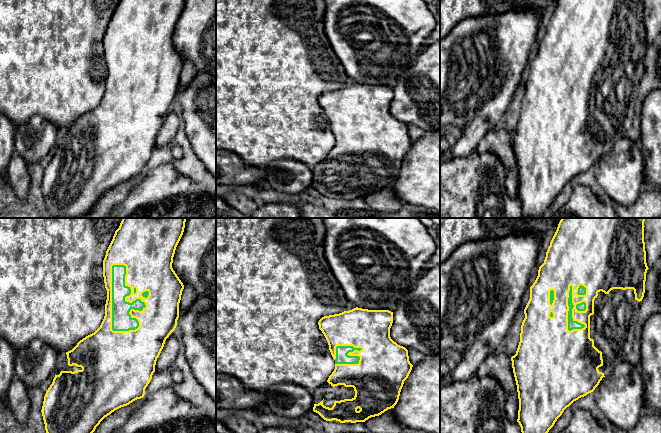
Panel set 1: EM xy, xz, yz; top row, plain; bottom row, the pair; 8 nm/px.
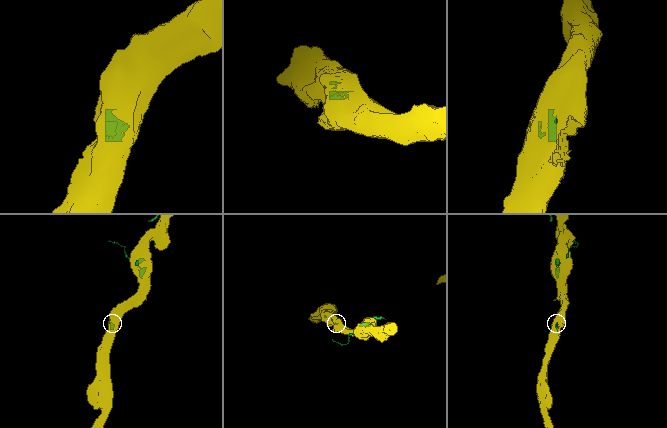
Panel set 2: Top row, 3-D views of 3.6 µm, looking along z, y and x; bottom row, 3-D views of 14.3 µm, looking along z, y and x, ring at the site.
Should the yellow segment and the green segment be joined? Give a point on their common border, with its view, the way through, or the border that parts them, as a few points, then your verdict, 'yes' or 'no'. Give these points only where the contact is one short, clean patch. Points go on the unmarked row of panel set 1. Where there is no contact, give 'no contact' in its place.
xy (111, 84) | yes

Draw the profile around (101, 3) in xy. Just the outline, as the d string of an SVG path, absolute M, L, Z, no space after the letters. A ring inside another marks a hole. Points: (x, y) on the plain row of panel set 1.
M0 0L0 114L20 126L34 115L46 119L58 130L72 126L86 112L94 109L105 92L107 66L103 53L103 36L120 0Z

